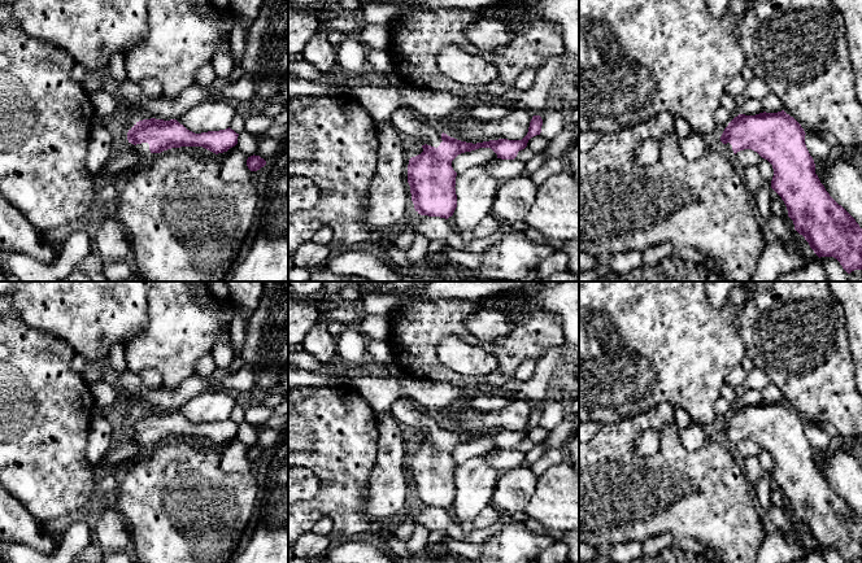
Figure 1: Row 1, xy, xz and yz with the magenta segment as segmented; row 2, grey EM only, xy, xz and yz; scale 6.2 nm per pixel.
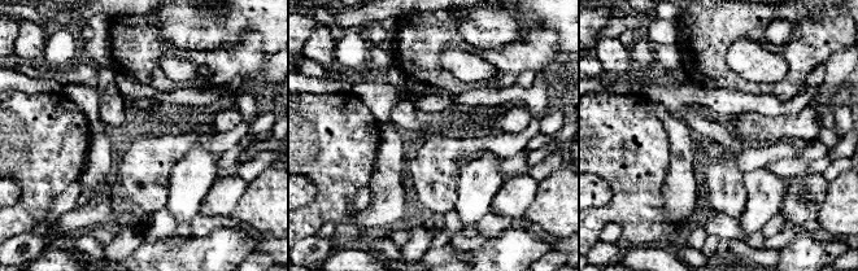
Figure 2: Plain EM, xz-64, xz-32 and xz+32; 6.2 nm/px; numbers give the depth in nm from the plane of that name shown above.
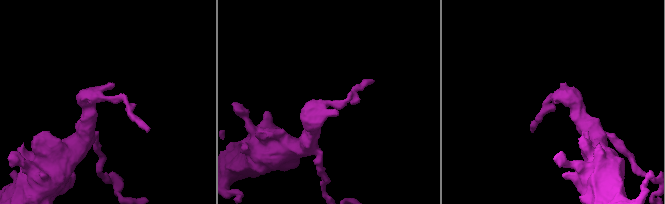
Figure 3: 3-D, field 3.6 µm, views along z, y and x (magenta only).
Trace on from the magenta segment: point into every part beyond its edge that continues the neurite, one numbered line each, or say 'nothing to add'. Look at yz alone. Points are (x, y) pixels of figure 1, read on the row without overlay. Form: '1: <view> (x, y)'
1: yz (727, 439)

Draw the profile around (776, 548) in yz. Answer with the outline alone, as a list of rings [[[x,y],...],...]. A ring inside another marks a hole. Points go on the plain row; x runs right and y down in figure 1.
[[[782,531],[765,534],[754,563],[792,563],[804,559],[817,546],[806,532],[806,541],[798,542]]]

